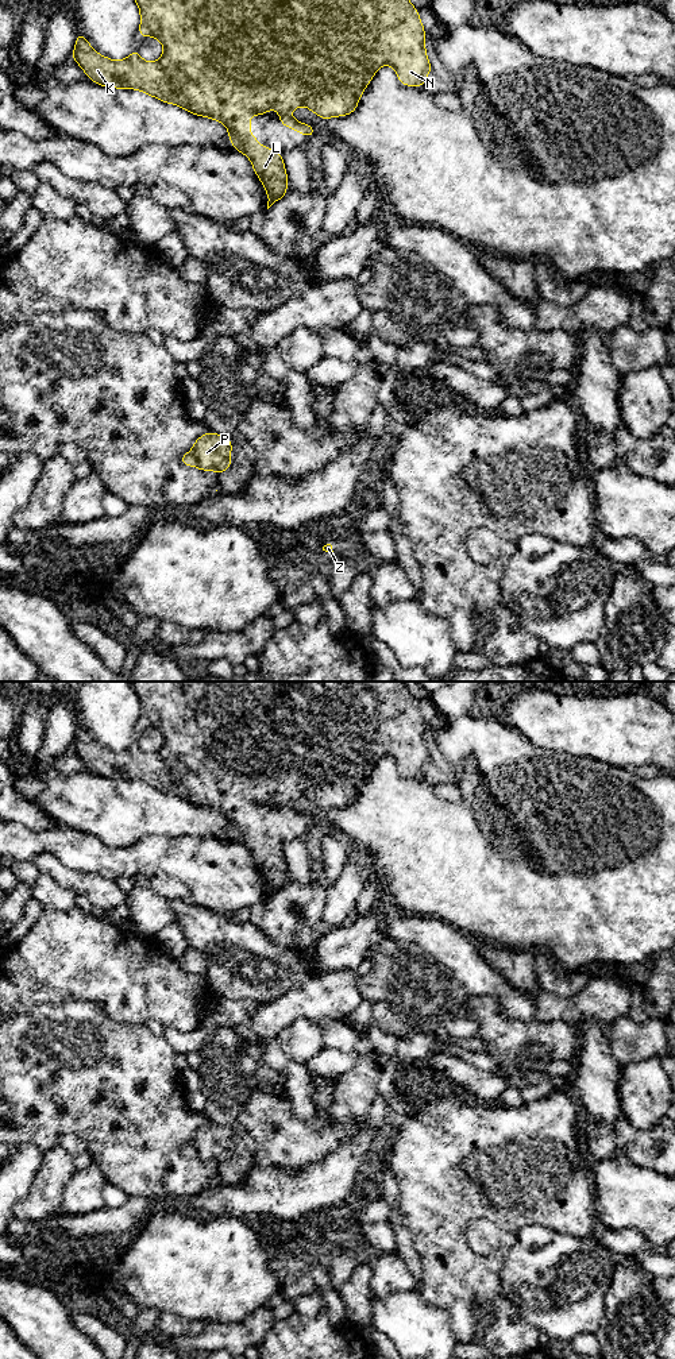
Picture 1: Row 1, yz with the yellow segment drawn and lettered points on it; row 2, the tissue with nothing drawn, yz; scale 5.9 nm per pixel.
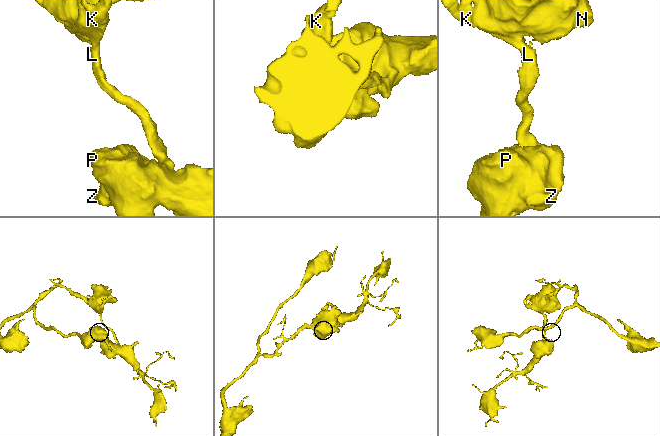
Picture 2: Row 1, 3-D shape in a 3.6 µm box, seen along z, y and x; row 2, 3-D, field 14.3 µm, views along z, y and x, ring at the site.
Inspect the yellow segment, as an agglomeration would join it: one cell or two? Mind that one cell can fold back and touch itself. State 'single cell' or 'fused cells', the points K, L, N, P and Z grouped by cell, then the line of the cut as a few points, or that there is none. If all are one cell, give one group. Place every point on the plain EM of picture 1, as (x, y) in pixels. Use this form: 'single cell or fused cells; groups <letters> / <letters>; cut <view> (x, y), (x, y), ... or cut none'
single cell; groups K L N P Z; cut none

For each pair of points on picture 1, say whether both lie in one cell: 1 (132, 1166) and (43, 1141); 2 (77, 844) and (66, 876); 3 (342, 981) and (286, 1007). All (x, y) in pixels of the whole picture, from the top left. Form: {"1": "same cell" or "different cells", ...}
{"1": "same cell", "2": "different cells", "3": "same cell"}

